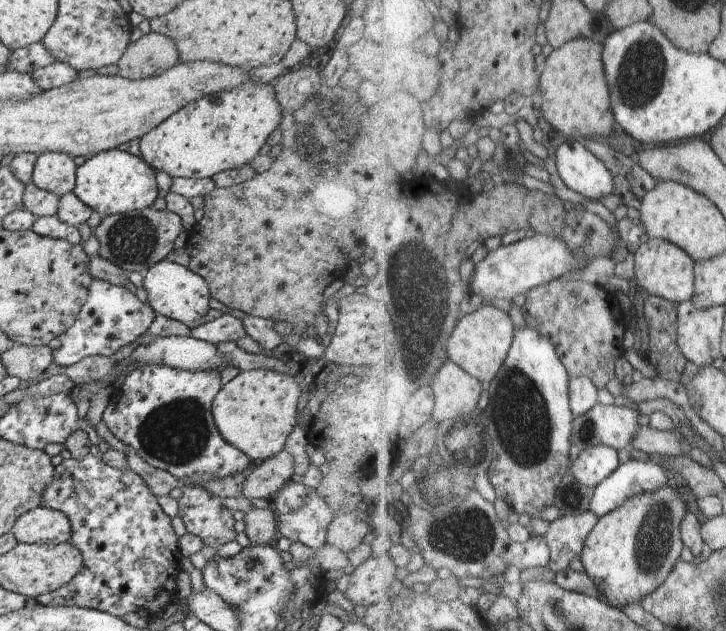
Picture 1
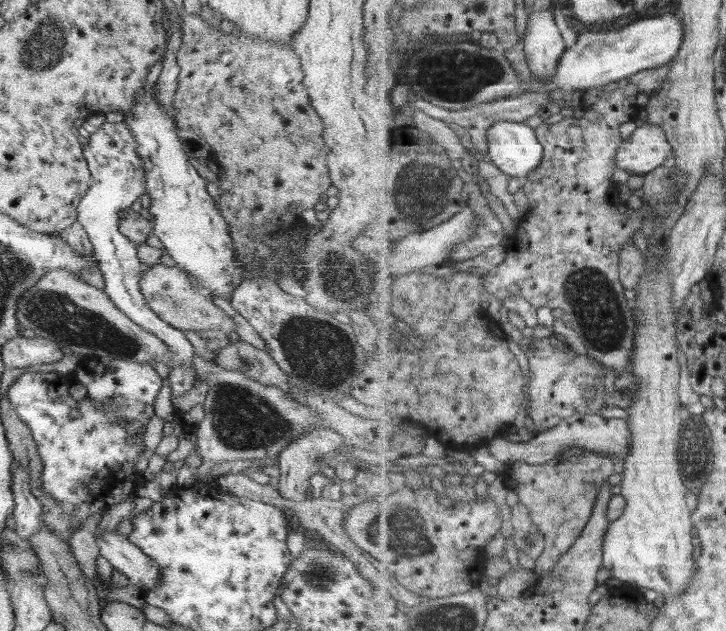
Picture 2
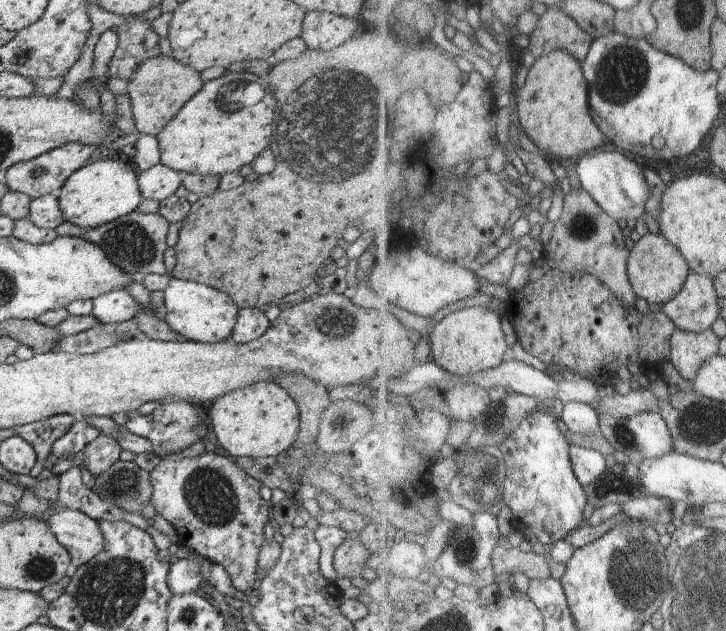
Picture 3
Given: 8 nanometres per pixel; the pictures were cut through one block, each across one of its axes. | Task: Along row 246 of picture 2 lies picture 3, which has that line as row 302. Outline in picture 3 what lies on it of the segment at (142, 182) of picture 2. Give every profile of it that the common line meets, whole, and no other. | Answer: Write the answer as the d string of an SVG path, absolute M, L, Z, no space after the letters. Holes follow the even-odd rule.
M126 290L110 291L93 300L93 315L102 323L120 323L135 317L137 302Z

